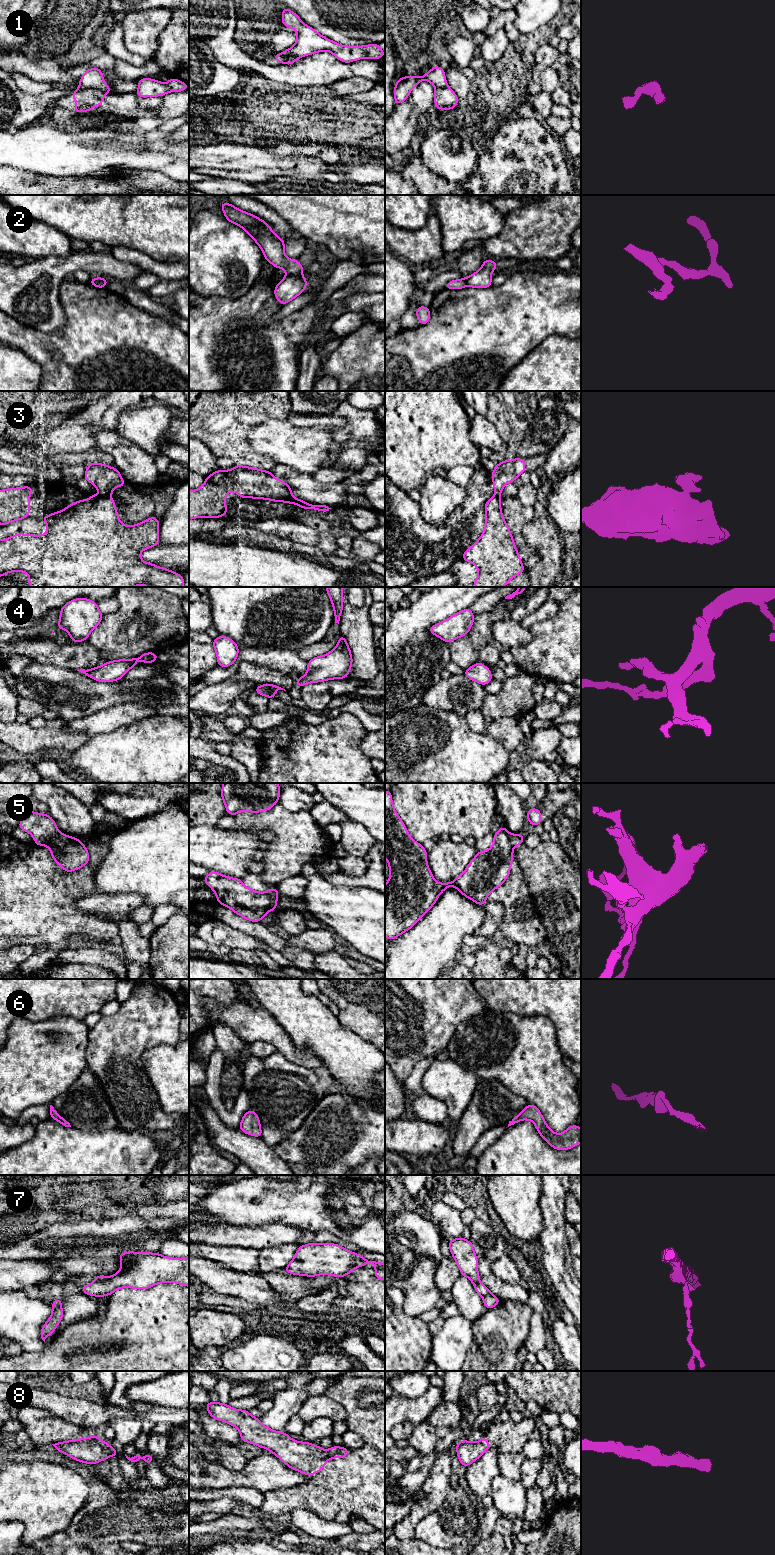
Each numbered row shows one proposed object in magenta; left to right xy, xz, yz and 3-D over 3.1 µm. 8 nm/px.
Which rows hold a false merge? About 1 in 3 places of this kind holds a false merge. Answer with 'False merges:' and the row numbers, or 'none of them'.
False merges: 1, 2, 3

